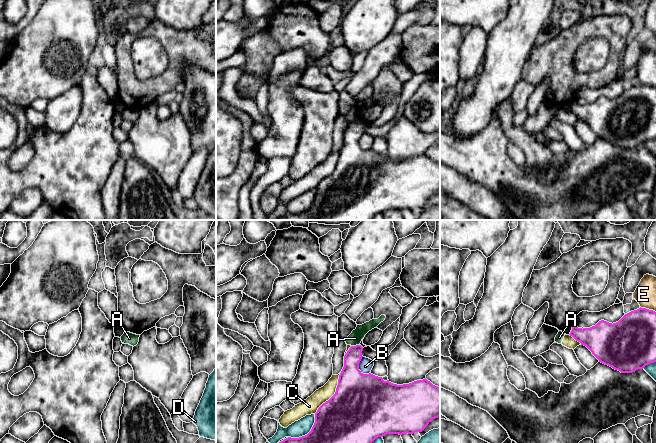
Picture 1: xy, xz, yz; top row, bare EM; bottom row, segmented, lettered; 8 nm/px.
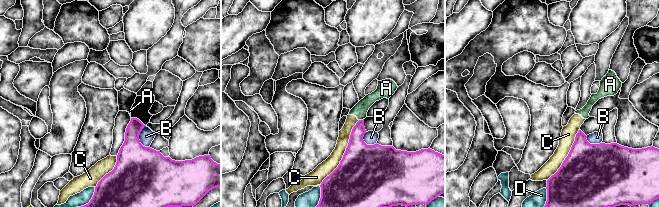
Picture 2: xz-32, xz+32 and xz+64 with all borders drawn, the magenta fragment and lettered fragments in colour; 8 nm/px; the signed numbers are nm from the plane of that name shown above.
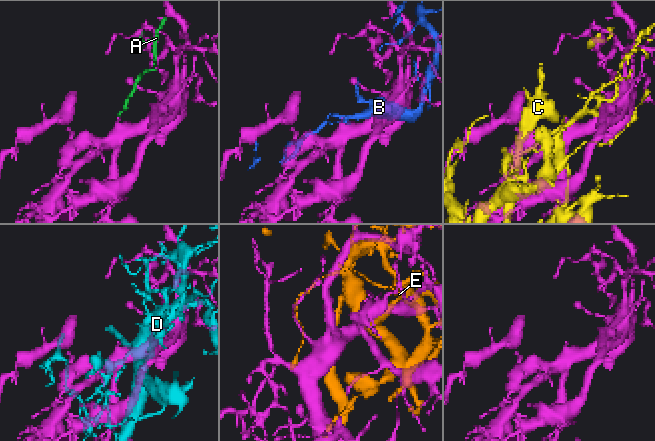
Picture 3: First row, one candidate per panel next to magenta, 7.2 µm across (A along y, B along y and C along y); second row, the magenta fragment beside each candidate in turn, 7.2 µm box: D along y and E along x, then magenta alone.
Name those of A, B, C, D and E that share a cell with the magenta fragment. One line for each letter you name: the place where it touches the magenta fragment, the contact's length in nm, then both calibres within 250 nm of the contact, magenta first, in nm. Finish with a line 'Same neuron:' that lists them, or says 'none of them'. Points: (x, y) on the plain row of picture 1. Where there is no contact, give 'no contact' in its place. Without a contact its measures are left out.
Same neuron: none of them

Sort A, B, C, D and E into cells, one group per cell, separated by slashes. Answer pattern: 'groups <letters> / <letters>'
groups A C / B / D / E

